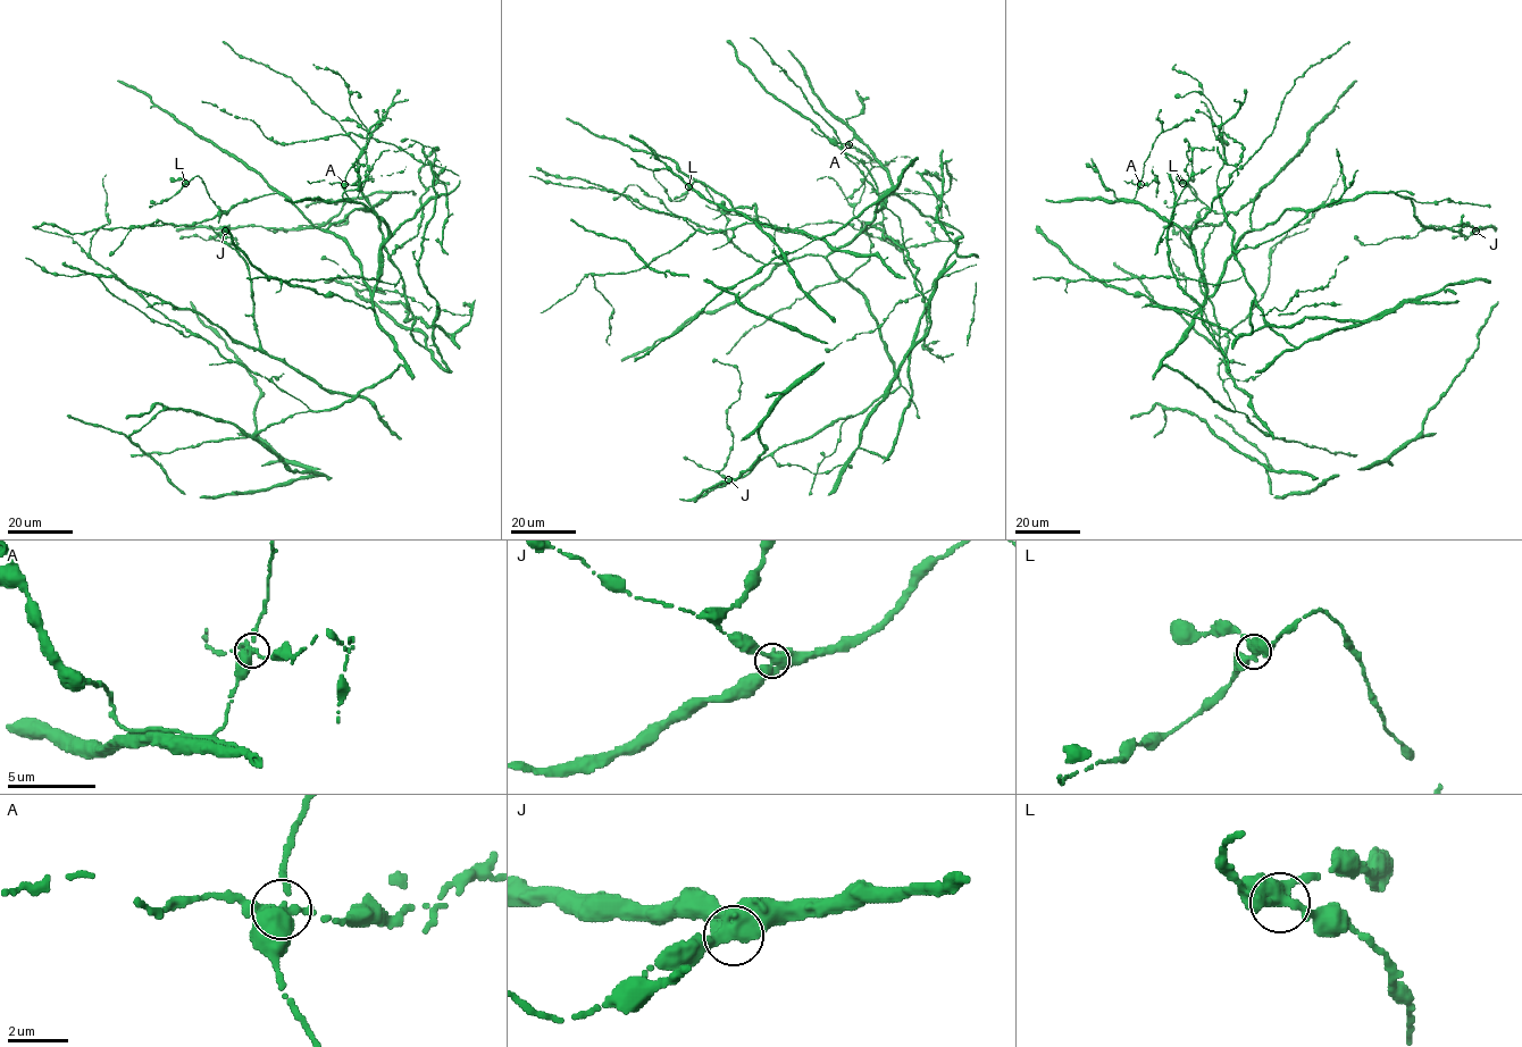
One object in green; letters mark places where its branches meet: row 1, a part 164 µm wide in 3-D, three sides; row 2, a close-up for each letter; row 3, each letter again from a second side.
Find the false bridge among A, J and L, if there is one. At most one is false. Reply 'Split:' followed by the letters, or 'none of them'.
Split: A

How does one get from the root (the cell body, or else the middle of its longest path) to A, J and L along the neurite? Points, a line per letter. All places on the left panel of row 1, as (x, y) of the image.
A: (374, 307), (379, 251), (387, 227), (374, 212), (348, 197), (345, 184)
J: (374, 307), (349, 246), (323, 229), (396, 193), (352, 198), (318, 227), (225, 231)
L: (374, 307), (349, 246), (317, 228), (283, 195), (243, 200), (222, 212), (198, 176), (185, 183)

